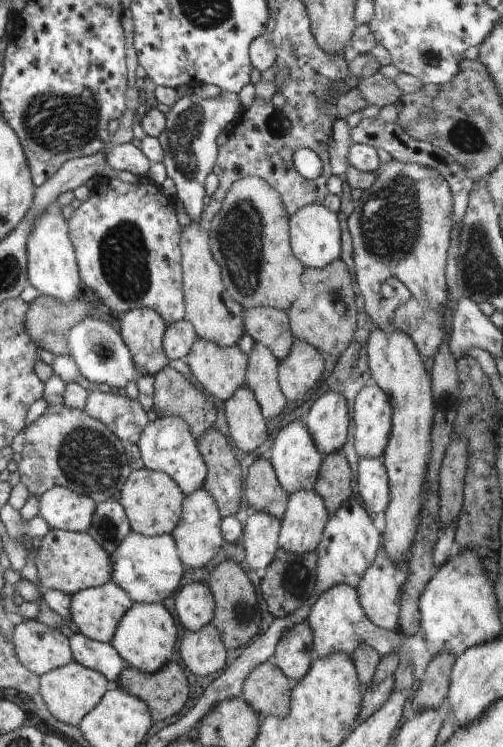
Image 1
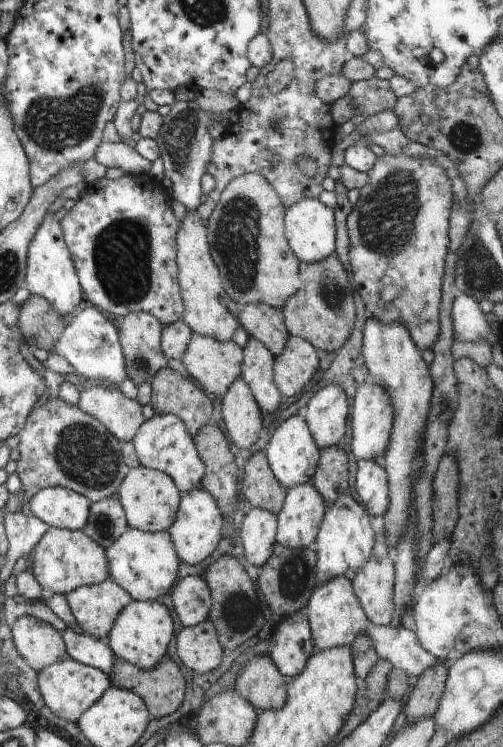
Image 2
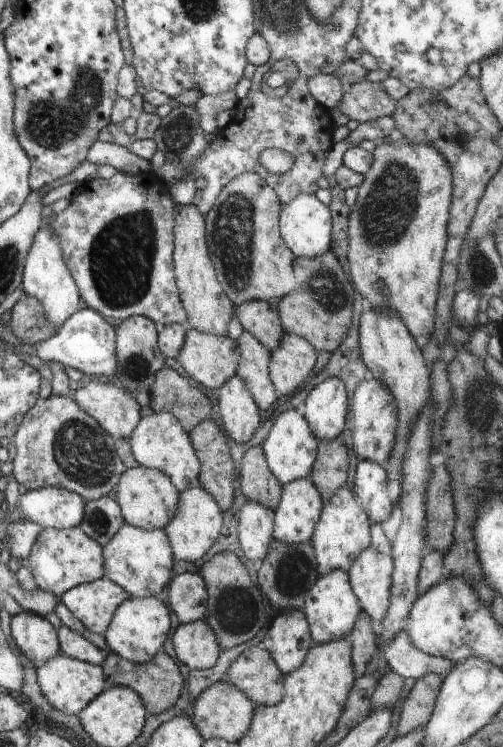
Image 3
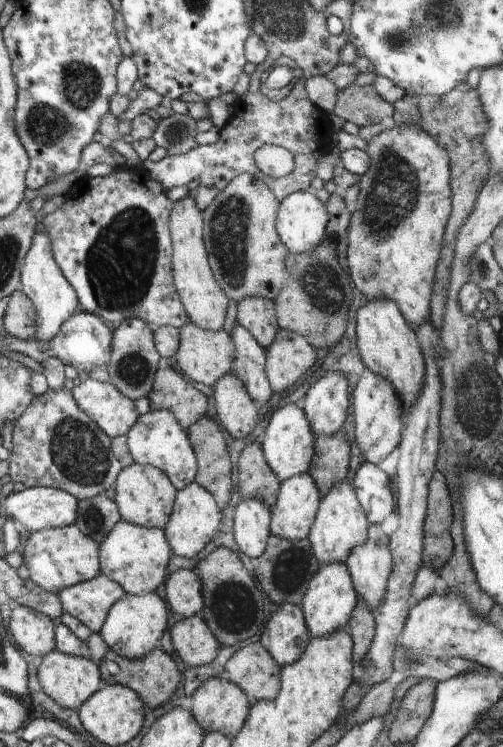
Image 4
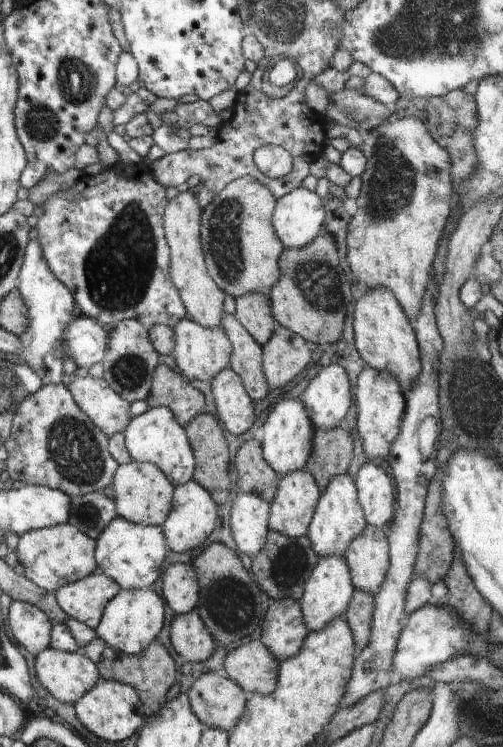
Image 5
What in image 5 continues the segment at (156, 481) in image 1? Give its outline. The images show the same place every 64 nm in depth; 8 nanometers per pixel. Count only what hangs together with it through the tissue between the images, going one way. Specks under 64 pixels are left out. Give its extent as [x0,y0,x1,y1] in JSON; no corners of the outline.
[113,462,174,527]

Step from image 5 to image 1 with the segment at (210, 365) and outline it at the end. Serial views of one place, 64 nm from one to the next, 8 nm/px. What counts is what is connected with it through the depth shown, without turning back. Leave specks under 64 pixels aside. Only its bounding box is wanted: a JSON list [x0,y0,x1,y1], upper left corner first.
[185,338,247,401]

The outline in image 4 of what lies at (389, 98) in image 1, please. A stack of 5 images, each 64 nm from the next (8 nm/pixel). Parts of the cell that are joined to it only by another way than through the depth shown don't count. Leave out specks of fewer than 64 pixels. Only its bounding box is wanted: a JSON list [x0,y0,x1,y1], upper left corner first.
[332,83,393,129]

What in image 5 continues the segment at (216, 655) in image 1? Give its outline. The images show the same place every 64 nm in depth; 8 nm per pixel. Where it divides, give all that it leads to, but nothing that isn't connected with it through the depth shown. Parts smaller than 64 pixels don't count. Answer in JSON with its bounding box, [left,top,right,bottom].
[170,609,216,662]

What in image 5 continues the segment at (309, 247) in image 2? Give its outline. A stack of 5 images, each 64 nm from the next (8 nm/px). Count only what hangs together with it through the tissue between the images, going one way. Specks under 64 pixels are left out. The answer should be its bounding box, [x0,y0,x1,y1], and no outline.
[271,187,324,248]

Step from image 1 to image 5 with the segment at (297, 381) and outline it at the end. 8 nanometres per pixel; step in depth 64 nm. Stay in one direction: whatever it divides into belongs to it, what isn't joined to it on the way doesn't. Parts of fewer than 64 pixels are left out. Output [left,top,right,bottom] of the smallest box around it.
[261,324,313,390]

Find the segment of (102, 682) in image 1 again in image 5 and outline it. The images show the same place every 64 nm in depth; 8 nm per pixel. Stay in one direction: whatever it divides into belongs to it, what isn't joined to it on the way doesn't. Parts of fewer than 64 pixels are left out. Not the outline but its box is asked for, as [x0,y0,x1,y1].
[36,647,100,706]

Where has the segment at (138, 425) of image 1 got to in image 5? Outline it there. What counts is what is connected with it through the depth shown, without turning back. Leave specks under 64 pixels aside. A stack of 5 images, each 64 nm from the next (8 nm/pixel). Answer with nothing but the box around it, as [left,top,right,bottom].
[67,371,130,438]

